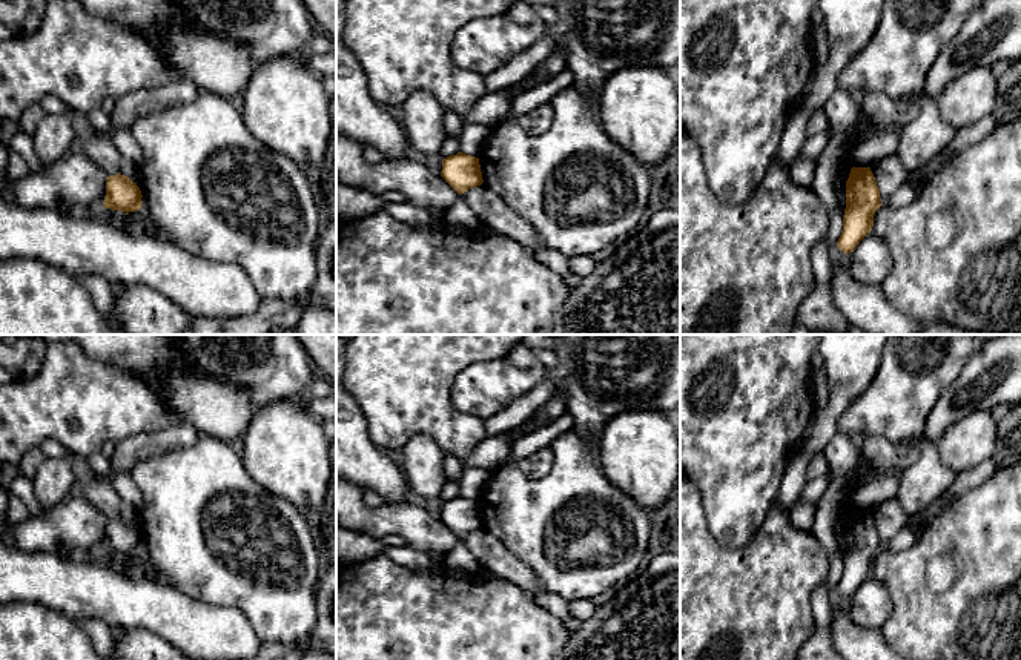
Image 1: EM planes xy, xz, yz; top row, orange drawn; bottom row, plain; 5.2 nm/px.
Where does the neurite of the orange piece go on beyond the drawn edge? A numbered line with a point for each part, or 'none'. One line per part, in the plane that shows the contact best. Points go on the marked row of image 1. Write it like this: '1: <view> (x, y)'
none

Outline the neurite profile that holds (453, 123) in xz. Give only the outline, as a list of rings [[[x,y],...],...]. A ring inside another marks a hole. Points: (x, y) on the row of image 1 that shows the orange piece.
[[[445,111],[444,112],[444,127],[445,127],[447,135],[459,137],[464,130],[462,117],[453,111]]]

